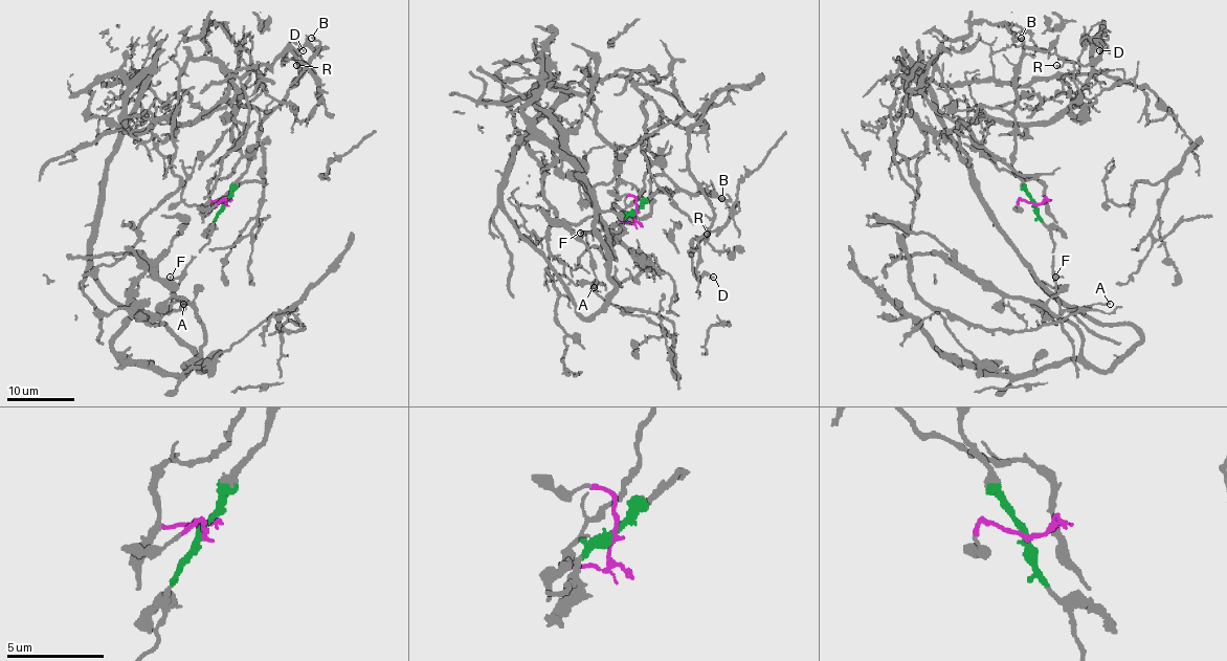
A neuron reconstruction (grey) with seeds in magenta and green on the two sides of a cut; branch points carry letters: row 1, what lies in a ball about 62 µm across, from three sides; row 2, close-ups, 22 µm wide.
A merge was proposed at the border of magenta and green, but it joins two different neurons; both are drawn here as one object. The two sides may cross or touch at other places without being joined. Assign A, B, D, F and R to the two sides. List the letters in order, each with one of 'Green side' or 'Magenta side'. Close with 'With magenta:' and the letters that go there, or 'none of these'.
A: Green side
B: Green side
D: Green side
F: Green side
R: Green side
With magenta: none of these

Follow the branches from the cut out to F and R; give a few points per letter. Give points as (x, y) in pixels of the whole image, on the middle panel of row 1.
F: (636, 211), (617, 232), (592, 229), (579, 233)
R: (636, 211), (657, 189), (666, 193), (715, 194), (732, 201), (730, 218), (708, 233), (707, 240), (707, 233)

